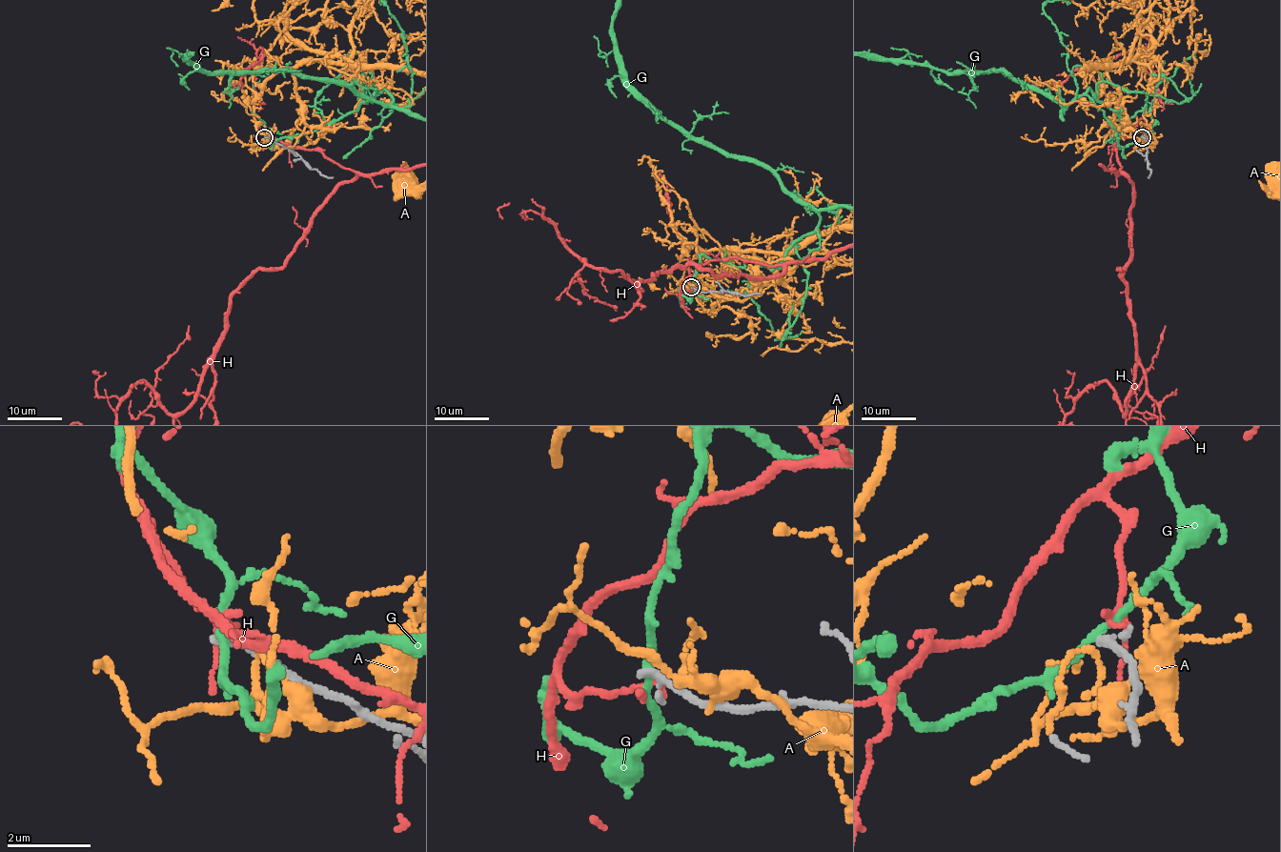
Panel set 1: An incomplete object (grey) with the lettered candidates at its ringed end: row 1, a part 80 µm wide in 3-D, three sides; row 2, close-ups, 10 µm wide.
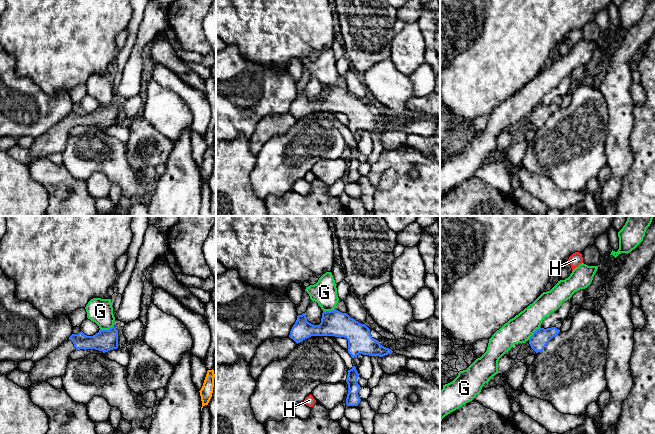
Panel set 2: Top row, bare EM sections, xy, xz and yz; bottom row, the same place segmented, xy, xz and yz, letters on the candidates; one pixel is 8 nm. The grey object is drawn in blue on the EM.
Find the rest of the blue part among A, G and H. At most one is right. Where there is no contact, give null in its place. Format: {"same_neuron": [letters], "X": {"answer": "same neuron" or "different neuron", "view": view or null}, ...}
{"same_neuron": [], "A": {"answer": "different neuron", "view": null}, "G": {"answer": "different neuron", "view": "xy"}, "H": {"answer": "different neuron", "view": null}}

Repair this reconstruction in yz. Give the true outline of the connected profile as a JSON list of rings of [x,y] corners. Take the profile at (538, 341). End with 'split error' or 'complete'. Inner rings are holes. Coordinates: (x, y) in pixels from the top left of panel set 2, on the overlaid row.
[[[556,327],[539,328],[529,338],[531,348],[536,352],[541,352],[546,347],[547,343],[560,332]]]; complete

